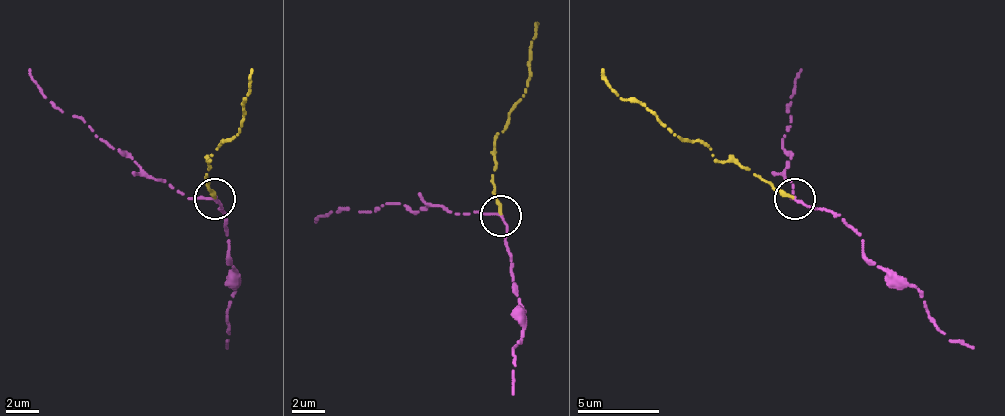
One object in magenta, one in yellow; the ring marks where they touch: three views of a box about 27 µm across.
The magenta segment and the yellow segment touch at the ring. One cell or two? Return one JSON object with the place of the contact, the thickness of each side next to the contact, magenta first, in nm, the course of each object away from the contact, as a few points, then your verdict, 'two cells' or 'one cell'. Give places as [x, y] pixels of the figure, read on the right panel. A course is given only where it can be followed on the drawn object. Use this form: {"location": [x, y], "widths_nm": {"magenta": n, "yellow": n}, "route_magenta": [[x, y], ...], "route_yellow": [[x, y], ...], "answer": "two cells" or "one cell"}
{"location": [795, 198], "widths_nm": {"magenta": 170, "yellow": 260}, "route_magenta": [[794, 197], [839, 214], [864, 238], [864, 255], [921, 296], [929, 321], [950, 341], [975, 349]], "route_yellow": [[794, 197], [761, 177], [716, 160], [711, 148], [674, 136], [637, 103], [621, 99], [600, 70]], "answer": "one cell"}

